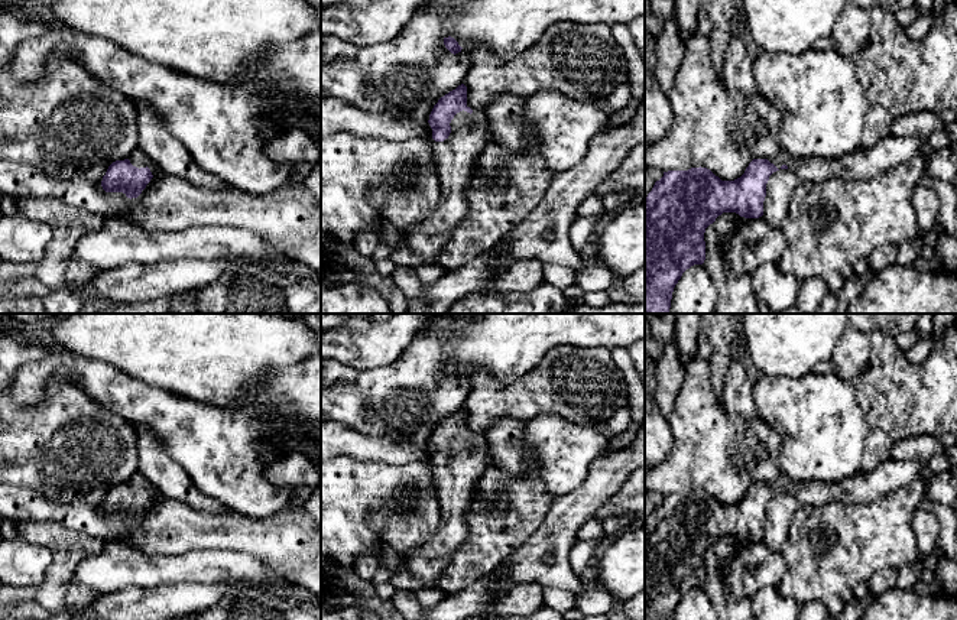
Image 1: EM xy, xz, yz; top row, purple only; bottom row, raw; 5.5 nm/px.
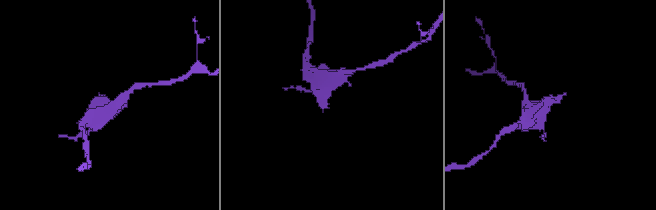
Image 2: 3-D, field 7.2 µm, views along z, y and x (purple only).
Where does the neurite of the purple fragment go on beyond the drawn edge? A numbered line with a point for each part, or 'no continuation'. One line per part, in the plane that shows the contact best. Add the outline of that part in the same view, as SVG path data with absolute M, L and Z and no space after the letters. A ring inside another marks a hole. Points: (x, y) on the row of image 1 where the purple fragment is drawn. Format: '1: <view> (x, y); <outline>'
1: xz (456, 156); M463 110L454 116L450 126L450 136L434 143L439 204L429 218L406 236L408 249L424 262L439 260L452 230L465 217L468 211L465 188L476 160L490 139L483 110L471 114Z

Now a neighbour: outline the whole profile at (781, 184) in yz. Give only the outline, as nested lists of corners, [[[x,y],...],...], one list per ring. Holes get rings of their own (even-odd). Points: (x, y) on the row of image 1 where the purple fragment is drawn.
[[[779,169],[769,176],[762,218],[773,228],[781,228],[789,210],[791,197],[799,184],[799,178],[791,169]]]

